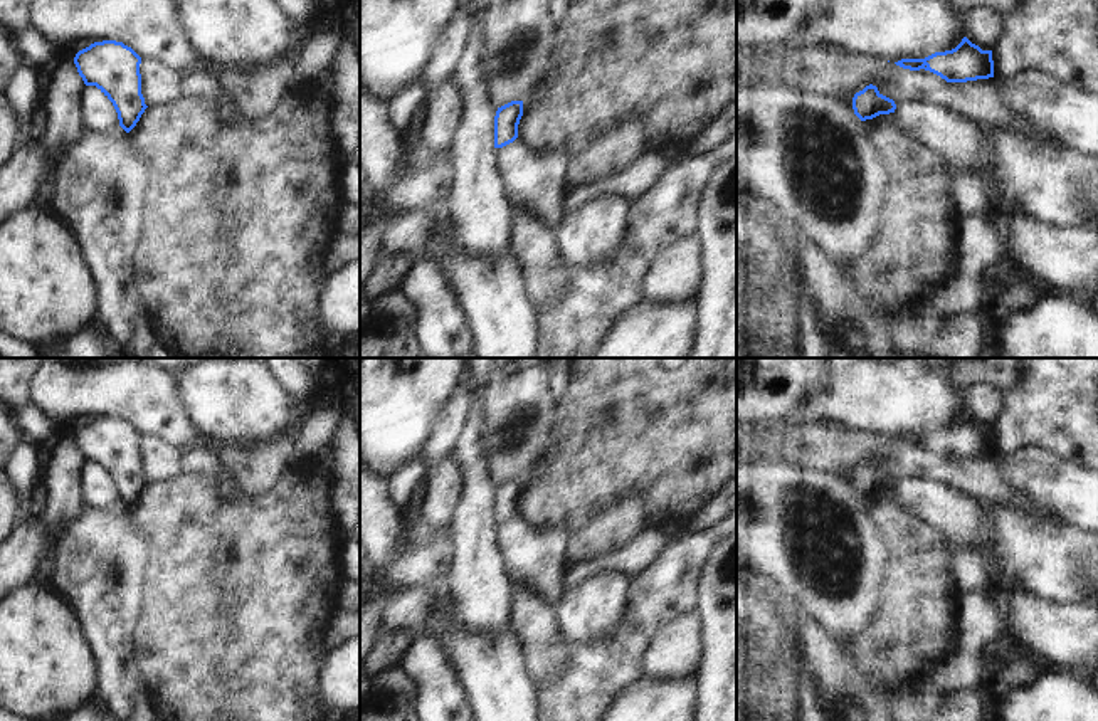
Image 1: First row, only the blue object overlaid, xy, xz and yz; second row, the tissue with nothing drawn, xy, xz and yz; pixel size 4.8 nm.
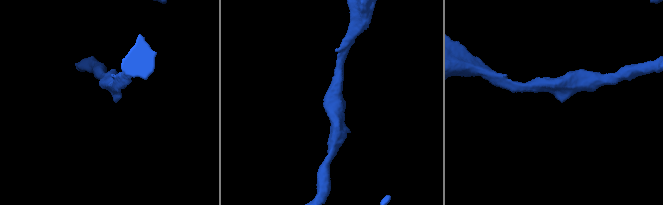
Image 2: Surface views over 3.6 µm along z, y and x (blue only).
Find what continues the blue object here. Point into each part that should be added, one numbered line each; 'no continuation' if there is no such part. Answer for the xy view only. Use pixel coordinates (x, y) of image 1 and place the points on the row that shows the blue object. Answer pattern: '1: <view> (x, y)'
no continuation

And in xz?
no continuation

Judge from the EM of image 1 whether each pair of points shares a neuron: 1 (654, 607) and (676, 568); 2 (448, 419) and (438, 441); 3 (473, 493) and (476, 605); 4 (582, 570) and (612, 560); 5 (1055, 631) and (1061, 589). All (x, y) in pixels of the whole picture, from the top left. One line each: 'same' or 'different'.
1: same
2: same
3: same
4: same
5: different

